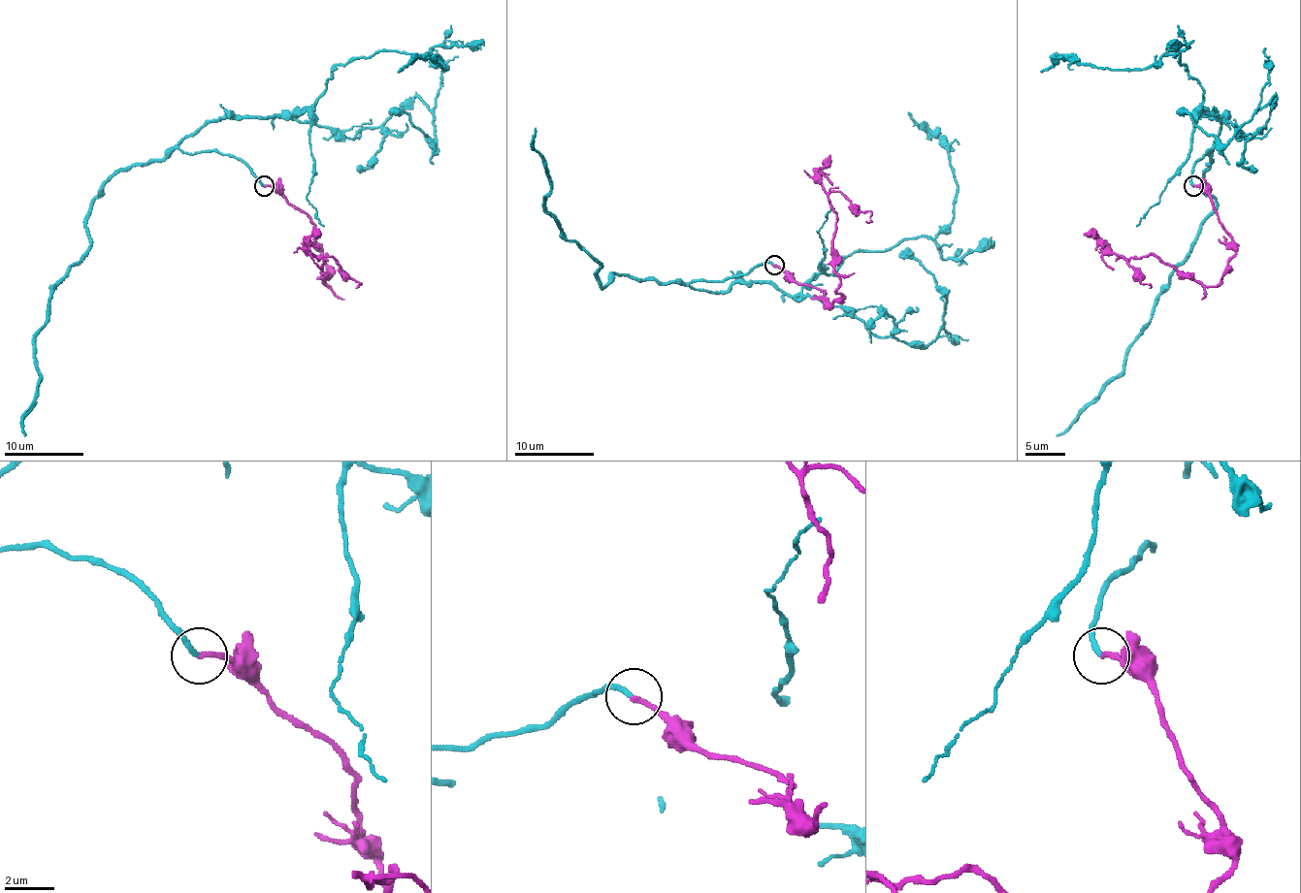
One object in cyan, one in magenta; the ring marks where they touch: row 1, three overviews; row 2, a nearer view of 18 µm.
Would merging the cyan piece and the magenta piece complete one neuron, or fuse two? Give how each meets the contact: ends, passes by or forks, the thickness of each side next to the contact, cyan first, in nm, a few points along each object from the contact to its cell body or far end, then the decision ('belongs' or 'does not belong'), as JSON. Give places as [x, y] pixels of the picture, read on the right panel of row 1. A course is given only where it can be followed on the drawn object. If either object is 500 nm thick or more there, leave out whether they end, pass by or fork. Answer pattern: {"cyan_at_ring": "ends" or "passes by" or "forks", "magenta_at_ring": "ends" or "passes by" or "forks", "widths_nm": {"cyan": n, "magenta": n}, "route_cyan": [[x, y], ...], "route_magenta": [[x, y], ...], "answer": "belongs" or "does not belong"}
{"cyan_at_ring": "ends", "magenta_at_ring": "ends", "widths_nm": {"cyan": 200, "magenta": 200}, "route_cyan": [[1194, 185], [1218, 138], [1210, 117], [1223, 117], [1202, 108], [1176, 51], [1144, 70], [1057, 57], [1040, 72]], "route_magenta": [[1194, 185], [1210, 198], [1232, 239], [1234, 257], [1218, 283], [1204, 285], [1154, 255], [1122, 257], [1150, 287]], "answer": "belongs"}

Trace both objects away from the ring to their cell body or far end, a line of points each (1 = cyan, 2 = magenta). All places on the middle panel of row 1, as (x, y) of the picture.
1: (773, 266), (690, 285), (771, 281), (796, 295), (850, 253), (935, 238), (958, 181), (950, 149), (907, 111)
2: (773, 266), (824, 293), (831, 305), (841, 295), (829, 193), (869, 211), (865, 221)

